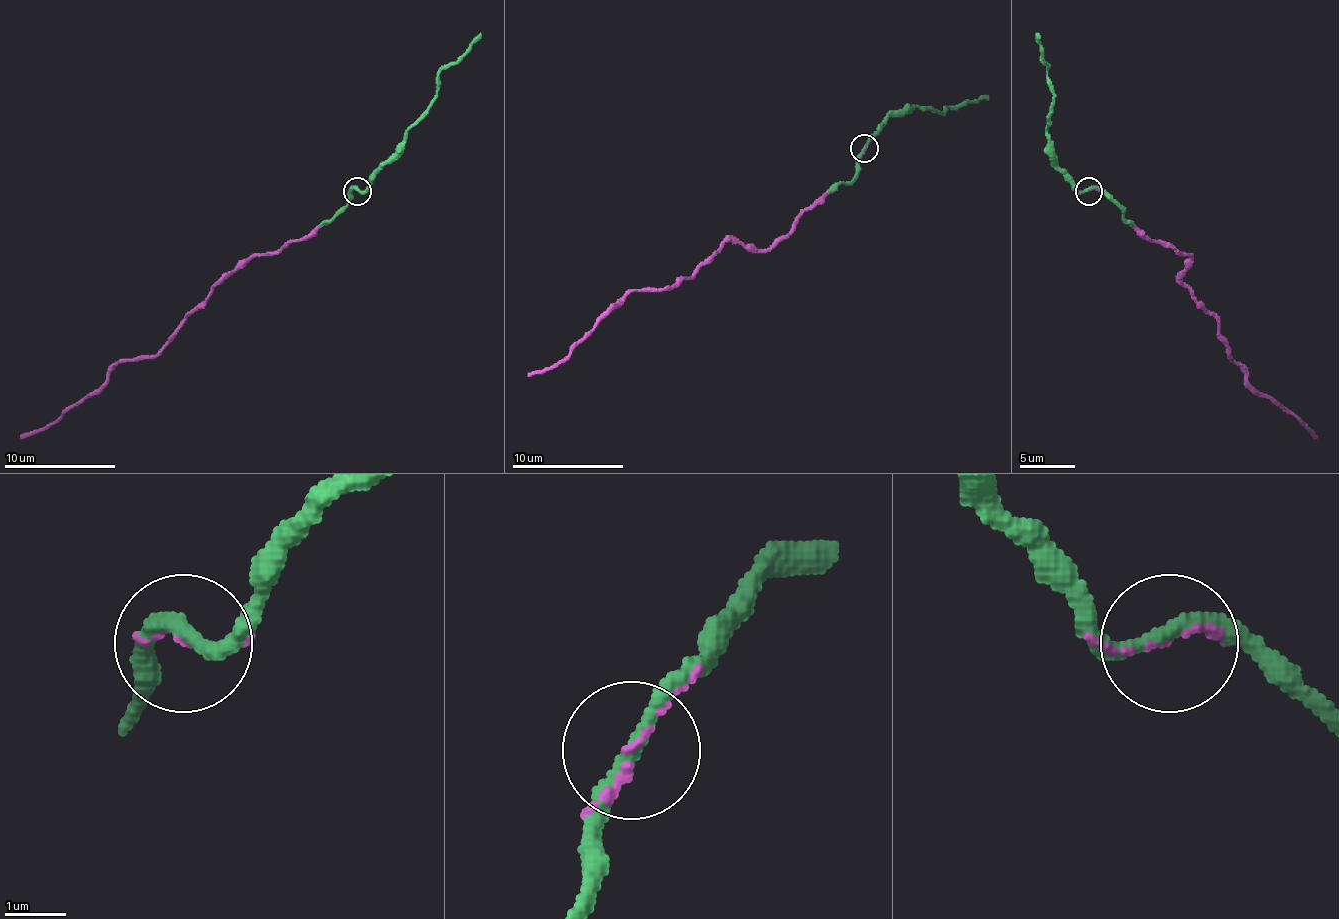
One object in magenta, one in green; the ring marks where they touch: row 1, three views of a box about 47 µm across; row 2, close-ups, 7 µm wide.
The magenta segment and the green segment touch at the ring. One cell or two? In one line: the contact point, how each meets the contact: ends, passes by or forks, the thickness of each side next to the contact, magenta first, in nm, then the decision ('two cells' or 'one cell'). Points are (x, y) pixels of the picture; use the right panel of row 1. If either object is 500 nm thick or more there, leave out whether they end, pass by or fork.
at (1089, 191); magenta passes by; green passes by; 70 nm thick on the magenta side, 240 nm on the other; one cell

